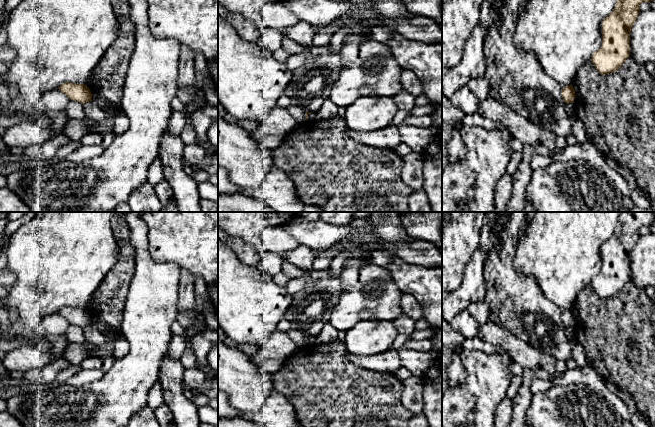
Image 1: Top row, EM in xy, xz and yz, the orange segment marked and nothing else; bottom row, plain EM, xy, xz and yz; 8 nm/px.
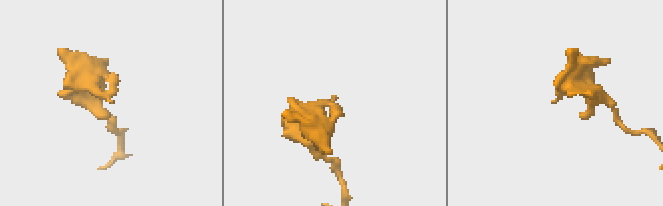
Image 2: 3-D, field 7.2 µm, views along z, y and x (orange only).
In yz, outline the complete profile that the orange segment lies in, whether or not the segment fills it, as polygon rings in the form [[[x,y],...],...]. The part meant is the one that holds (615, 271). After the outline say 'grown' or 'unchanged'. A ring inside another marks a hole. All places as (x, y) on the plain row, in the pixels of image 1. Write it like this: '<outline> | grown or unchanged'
[[[621,212],[613,235],[601,246],[601,271],[591,279],[596,294],[606,299],[616,296],[630,280],[630,255],[640,237],[642,226],[650,227],[655,223],[655,212]]] | unchanged

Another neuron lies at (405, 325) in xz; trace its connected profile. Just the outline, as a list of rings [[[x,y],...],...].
[[[401,315],[399,318],[392,321],[393,326],[396,328],[398,333],[411,335],[415,331],[415,321],[406,316]]]

